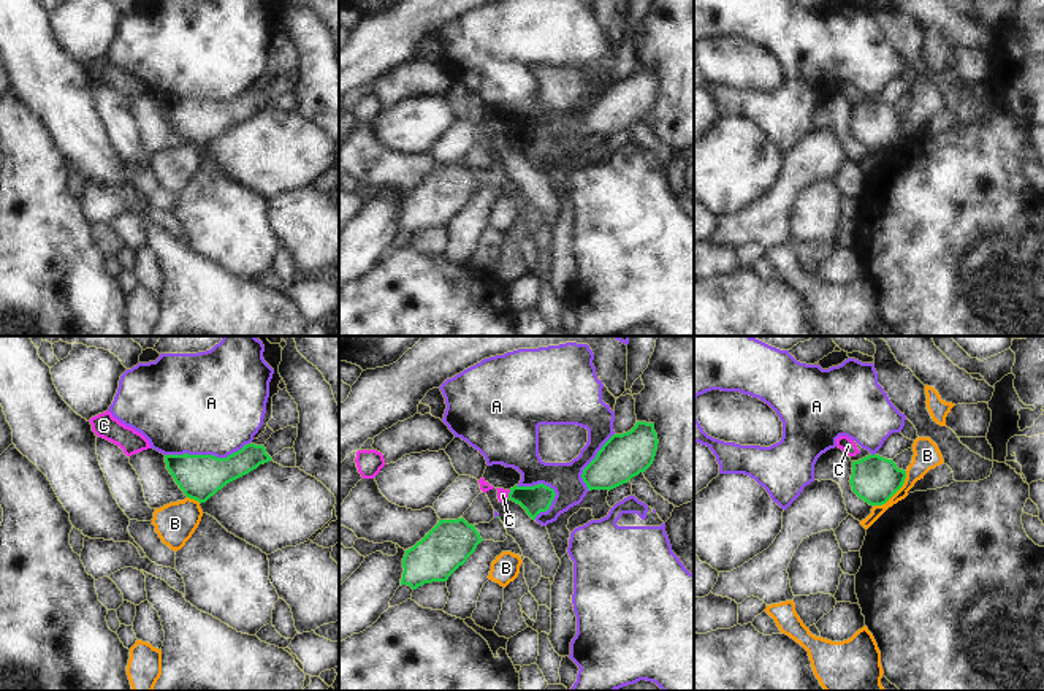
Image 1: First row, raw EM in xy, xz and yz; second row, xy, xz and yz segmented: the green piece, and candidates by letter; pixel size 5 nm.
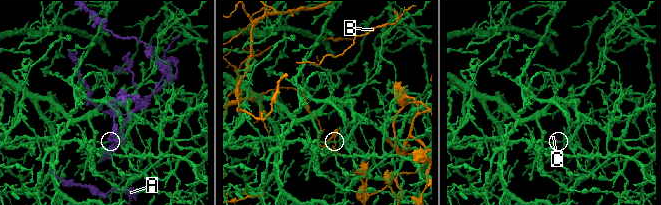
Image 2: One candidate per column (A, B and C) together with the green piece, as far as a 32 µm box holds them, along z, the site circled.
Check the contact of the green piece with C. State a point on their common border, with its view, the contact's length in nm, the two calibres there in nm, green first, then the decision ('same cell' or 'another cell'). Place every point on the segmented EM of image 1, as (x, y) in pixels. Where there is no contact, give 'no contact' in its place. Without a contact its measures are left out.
contact xz (509, 493); length 40 nm; calibres 140 and 60 nm; another cell

